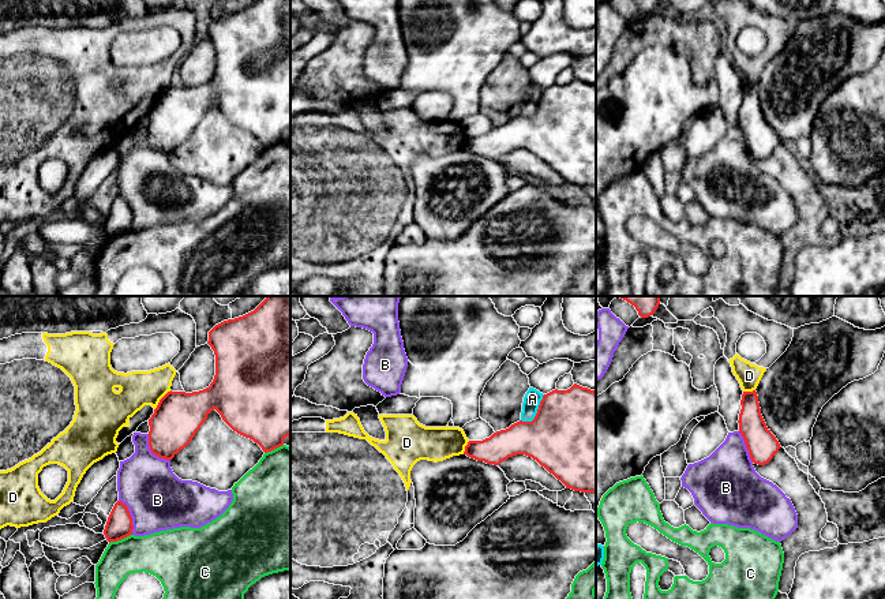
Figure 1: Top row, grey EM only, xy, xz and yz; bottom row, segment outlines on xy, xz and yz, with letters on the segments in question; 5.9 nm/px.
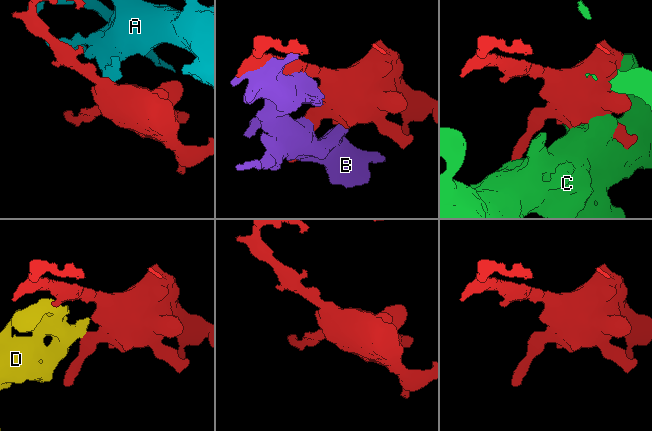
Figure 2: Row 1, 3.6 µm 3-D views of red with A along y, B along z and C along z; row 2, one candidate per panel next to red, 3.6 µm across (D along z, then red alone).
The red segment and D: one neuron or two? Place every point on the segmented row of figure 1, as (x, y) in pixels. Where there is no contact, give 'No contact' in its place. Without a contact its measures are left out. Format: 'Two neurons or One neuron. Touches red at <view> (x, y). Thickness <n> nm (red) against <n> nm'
Two neurons. Touches red at xy (160, 400). Thickness 280 nm (red) against 200 nm

